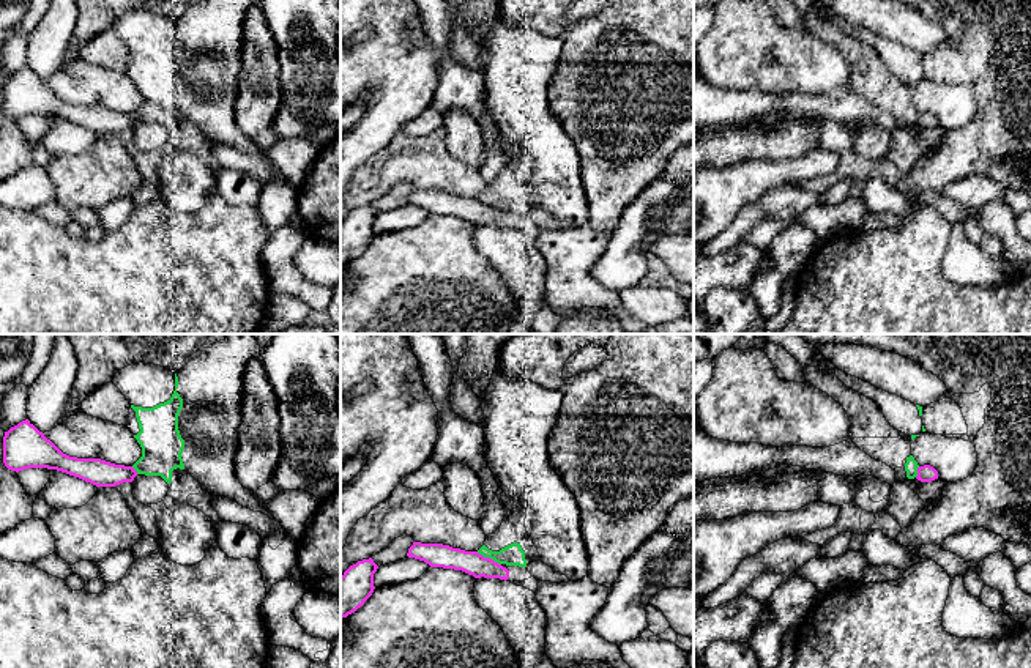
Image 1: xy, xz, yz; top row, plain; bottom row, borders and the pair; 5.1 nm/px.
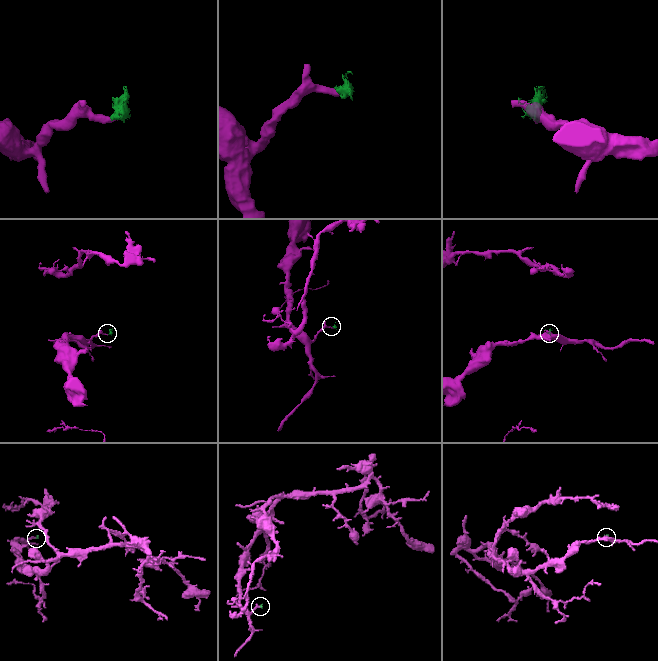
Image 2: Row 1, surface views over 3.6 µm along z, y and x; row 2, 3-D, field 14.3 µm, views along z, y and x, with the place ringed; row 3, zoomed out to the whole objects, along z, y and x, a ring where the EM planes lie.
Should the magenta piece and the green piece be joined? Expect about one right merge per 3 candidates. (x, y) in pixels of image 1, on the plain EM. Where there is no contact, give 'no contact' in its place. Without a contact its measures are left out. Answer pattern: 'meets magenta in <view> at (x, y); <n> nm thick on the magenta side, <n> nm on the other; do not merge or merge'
meets magenta in xz at (489, 205); 120 nm thick on the magenta side, 110 nm on the other; do not merge

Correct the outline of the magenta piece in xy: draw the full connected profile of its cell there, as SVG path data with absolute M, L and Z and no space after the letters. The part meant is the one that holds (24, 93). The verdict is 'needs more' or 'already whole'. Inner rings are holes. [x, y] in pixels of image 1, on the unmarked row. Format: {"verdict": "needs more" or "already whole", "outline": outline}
{"verdict": "already whole", "outline": "M28 66L5 79L3 110L16 120L28 115L57 117L96 134L115 134L123 129L132 129L137 123L132 113L63 101Z"}

